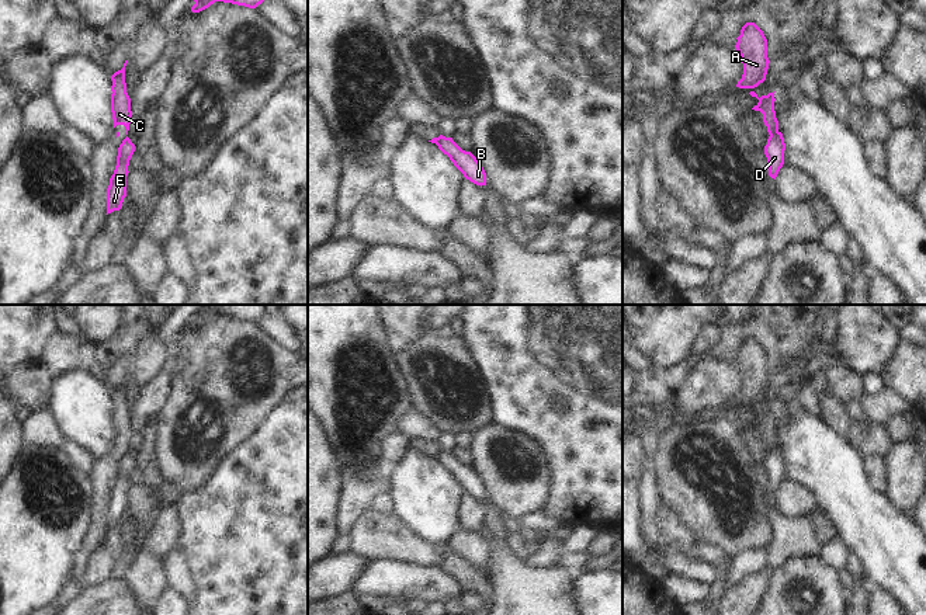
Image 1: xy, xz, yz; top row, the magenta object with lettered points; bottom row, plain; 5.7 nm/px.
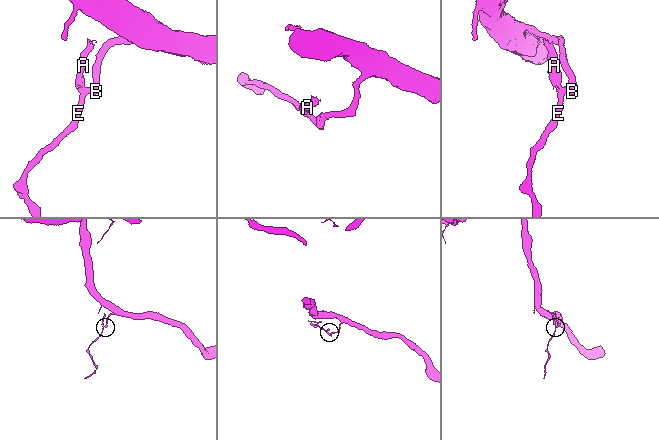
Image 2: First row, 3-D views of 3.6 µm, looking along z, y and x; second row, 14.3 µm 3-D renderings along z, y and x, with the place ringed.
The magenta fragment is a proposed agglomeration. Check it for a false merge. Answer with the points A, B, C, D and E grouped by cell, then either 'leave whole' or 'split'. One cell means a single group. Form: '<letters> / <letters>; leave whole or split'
A C / B D E; split

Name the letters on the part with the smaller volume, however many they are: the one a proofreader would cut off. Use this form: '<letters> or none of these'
A, C

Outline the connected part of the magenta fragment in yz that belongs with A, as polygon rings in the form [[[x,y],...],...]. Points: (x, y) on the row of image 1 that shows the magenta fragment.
[[[746,22],[736,39],[735,48],[743,63],[743,74],[736,87],[752,90],[749,94],[759,100],[752,110],[763,114],[763,122],[767,126],[767,132],[769,135],[773,135],[778,132],[778,121],[774,111],[774,93],[769,93],[759,98],[753,91],[755,87],[766,80],[770,63],[767,58],[767,39],[755,22]]]

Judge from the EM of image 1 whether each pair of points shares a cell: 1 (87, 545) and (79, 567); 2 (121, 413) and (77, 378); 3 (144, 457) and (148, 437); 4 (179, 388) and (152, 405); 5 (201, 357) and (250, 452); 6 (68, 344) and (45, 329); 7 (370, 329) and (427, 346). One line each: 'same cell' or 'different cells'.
1: same cell
2: different cells
3: same cell
4: different cells
5: different cells
6: different cells
7: different cells

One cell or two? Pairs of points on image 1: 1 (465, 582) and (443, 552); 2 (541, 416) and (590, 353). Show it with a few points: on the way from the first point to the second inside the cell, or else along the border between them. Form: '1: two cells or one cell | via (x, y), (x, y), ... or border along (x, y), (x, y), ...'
1: one cell | via (462, 574), (447, 559)
2: one cell | via (555, 400), (588, 368)

